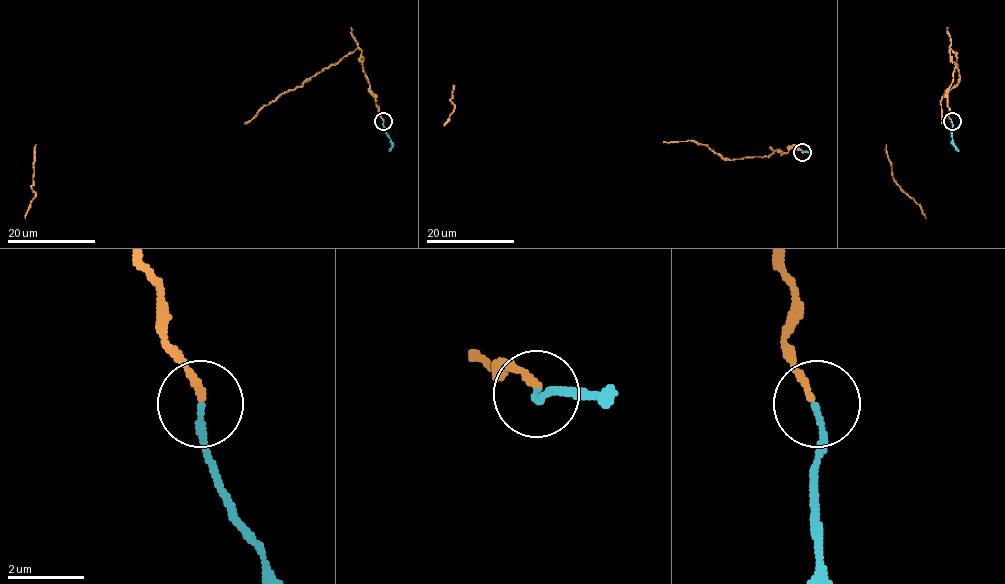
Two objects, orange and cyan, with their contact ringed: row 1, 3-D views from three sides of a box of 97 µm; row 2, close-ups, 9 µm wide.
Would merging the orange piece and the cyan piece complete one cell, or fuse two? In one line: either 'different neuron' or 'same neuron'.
different neuron

